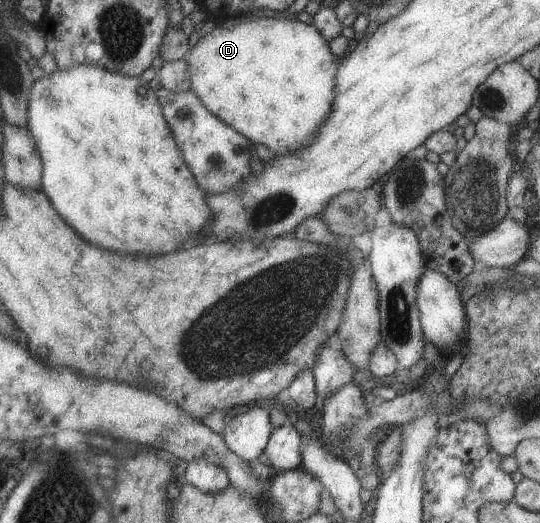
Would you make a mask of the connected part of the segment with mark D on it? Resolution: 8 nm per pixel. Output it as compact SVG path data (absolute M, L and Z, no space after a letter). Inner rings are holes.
M276 16L242 22L229 29L222 29L220 23L216 23L210 33L199 35L198 42L189 49L186 56L189 91L198 96L208 112L252 144L263 144L275 154L296 152L318 132L316 128L330 114L334 72L339 60L311 24Z

